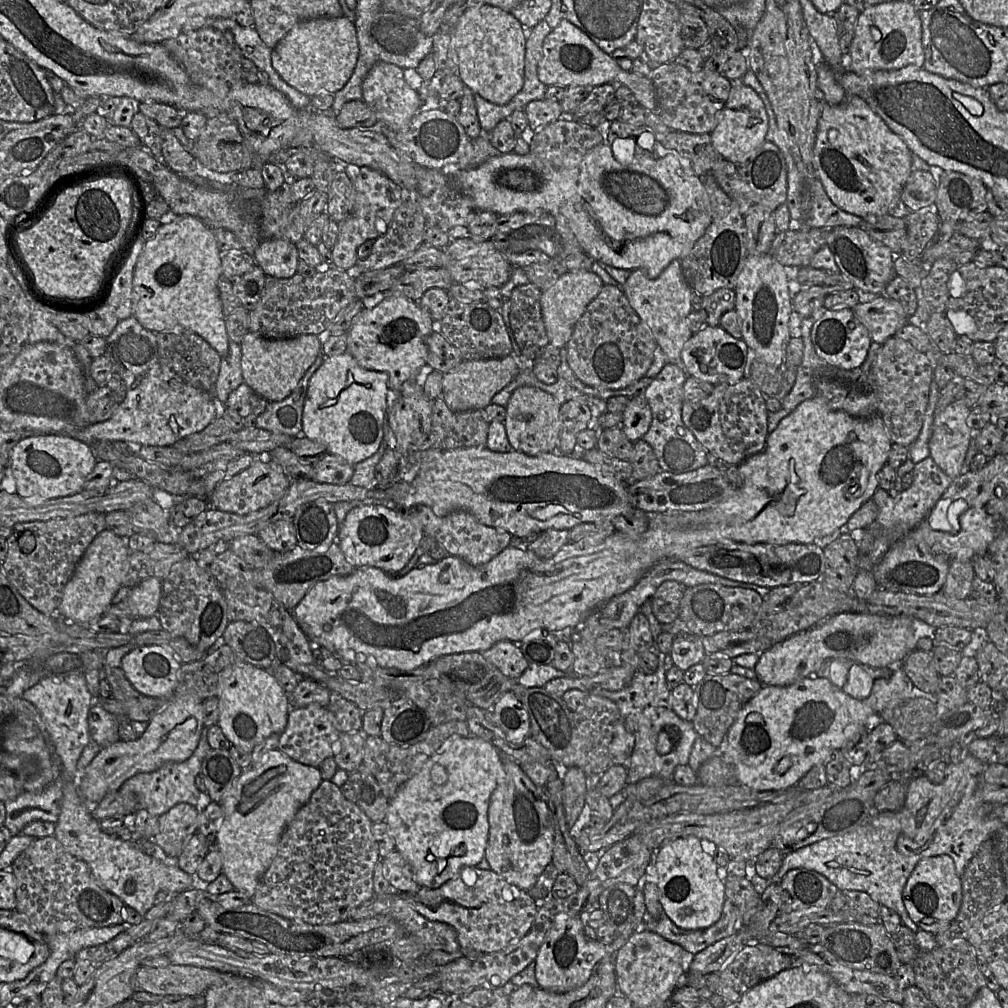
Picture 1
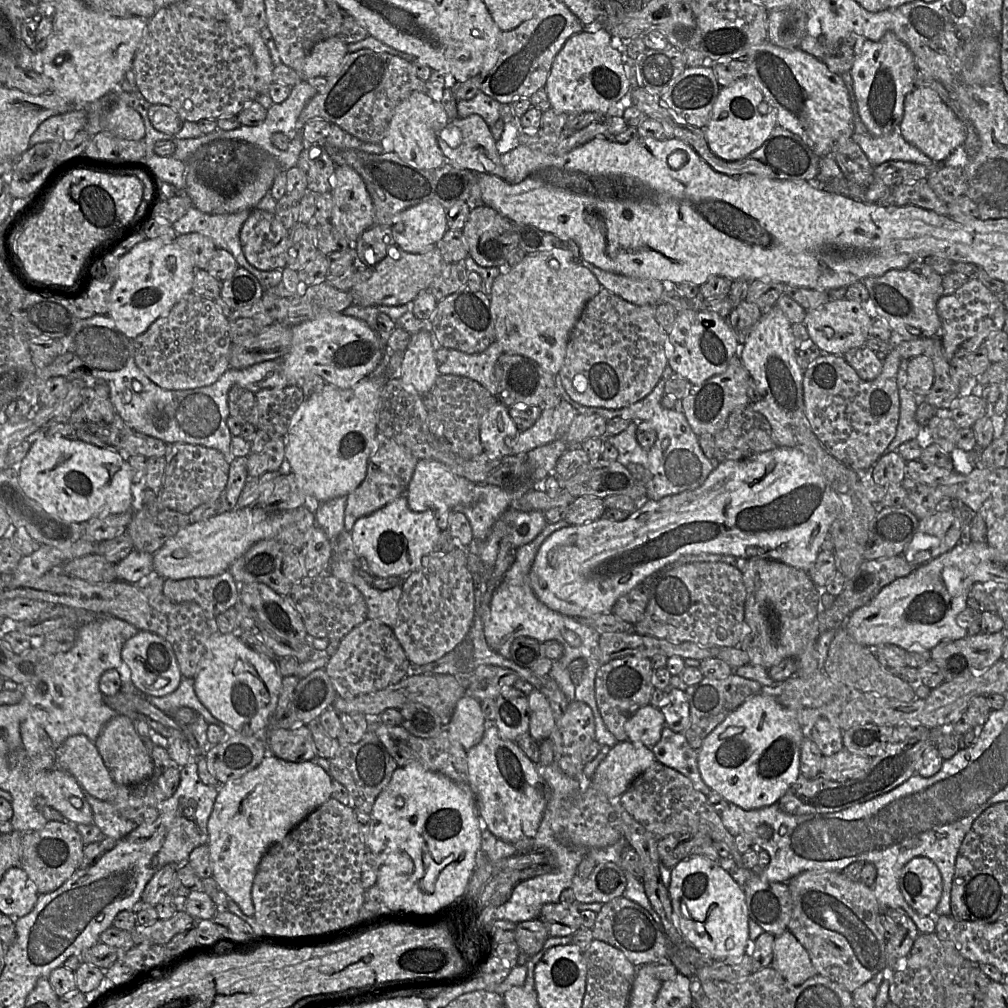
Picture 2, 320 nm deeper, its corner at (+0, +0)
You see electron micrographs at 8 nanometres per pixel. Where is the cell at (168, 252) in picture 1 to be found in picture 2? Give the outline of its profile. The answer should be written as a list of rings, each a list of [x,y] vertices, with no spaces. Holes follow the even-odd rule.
[[[145,239],[126,256],[123,254],[116,264],[116,268],[108,268],[111,282],[114,282],[109,294],[108,315],[130,339],[143,334],[154,321],[192,292],[196,269],[189,255],[175,242]]]

